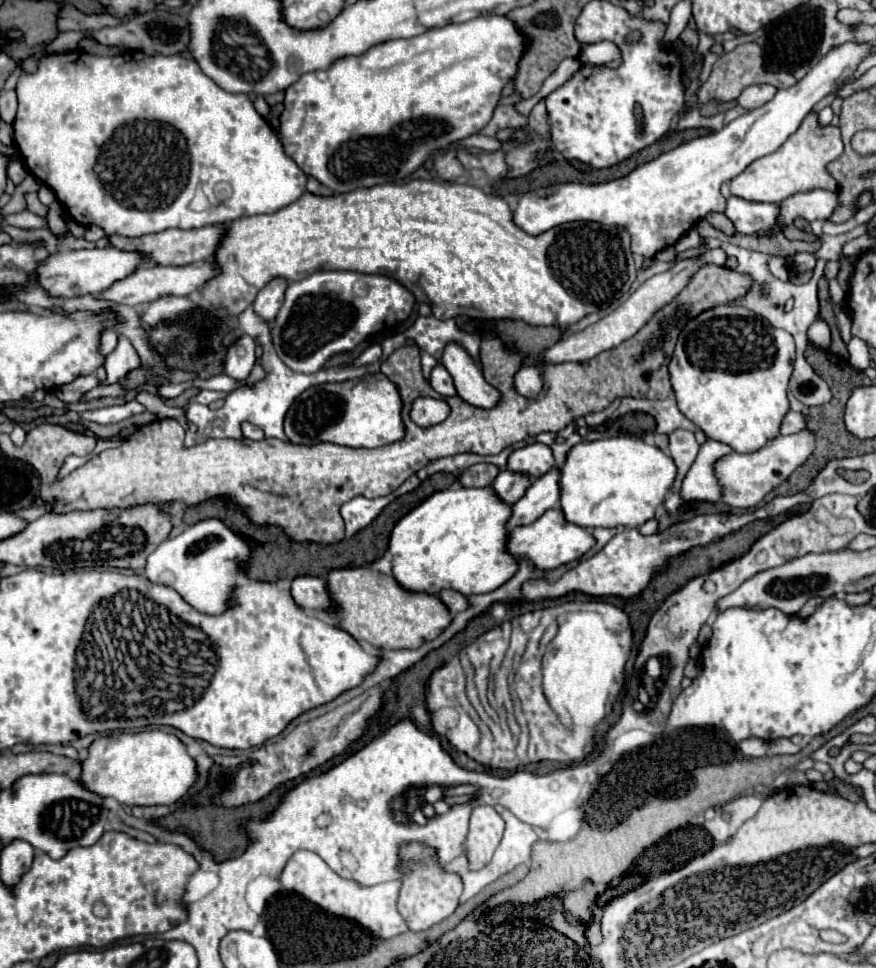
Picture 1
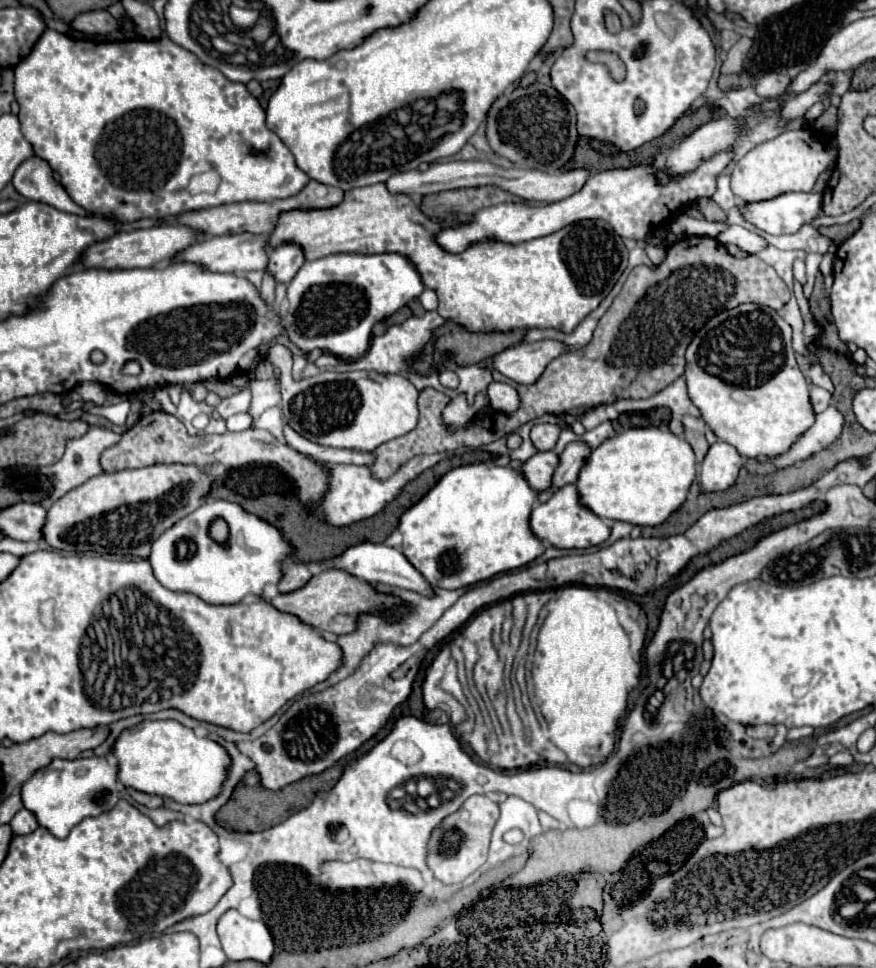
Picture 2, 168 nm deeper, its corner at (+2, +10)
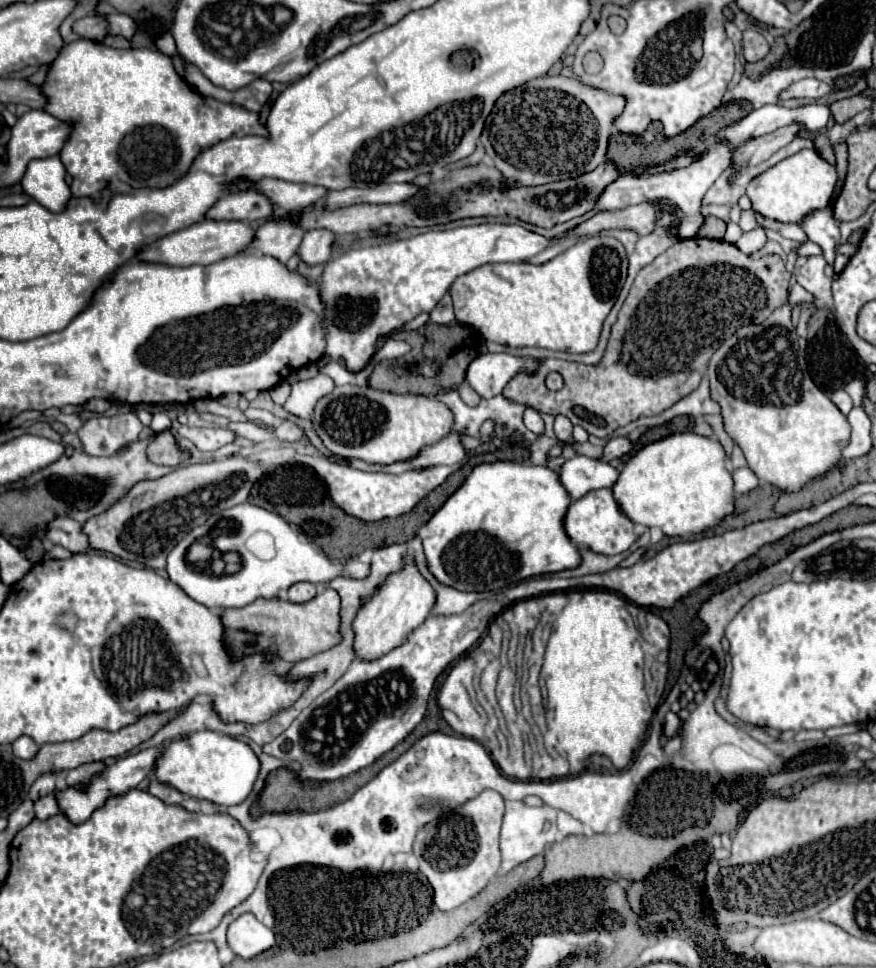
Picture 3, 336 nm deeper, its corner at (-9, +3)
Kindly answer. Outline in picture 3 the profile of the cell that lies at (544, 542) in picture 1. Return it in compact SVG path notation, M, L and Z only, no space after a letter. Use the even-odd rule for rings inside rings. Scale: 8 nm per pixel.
M610 489L590 491L586 497L574 501L564 519L564 527L566 527L568 537L576 545L590 547L592 551L602 553L602 555L624 553L638 539L638 535L634 531L634 523L624 513L620 513L620 505L616 505L616 499L612 497Z

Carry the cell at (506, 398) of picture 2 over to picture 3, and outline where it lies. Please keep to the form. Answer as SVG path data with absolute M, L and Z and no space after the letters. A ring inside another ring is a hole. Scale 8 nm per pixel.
M528 407L526 413L524 413L524 425L526 425L532 433L536 433L536 435L542 435L542 433L544 433L544 421L542 421L542 417L538 415L538 411L534 411L532 407Z

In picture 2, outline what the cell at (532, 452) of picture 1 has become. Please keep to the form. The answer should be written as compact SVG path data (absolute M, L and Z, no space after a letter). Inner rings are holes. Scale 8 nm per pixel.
M537 424L531 428L531 442L539 452L549 452L555 448L555 442L559 438L559 426L553 424Z

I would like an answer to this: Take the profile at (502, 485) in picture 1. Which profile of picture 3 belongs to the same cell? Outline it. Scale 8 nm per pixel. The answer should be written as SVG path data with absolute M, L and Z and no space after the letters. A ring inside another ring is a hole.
M576 455L574 459L566 461L560 471L560 479L572 499L580 499L594 489L612 487L616 477L620 477L618 467L584 455Z

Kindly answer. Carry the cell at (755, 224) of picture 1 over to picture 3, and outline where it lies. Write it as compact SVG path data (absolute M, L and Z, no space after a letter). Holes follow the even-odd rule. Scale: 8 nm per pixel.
M824 207L804 217L800 225L806 231L808 239L818 243L824 249L824 257L828 259L828 265L834 265L834 247L840 241L840 229L836 227L830 207Z

